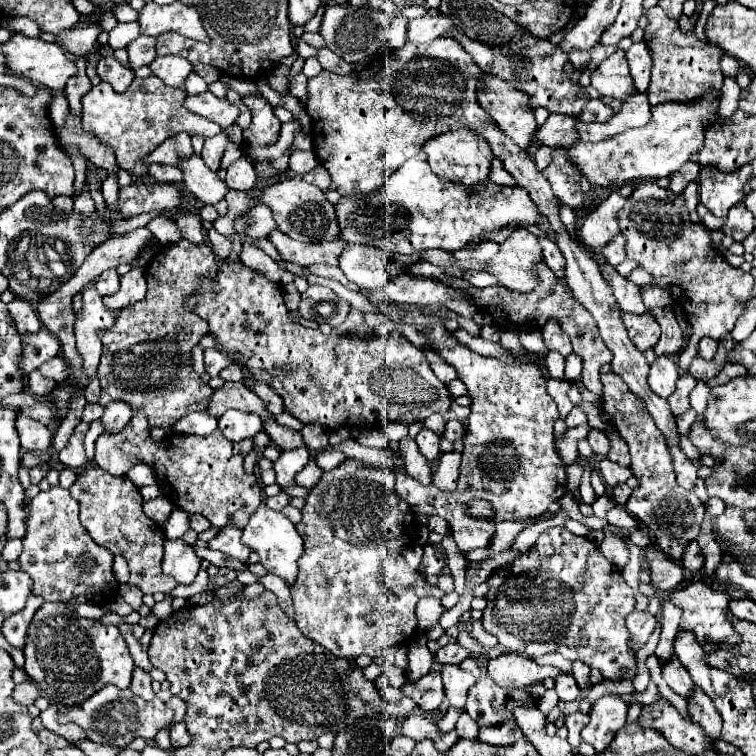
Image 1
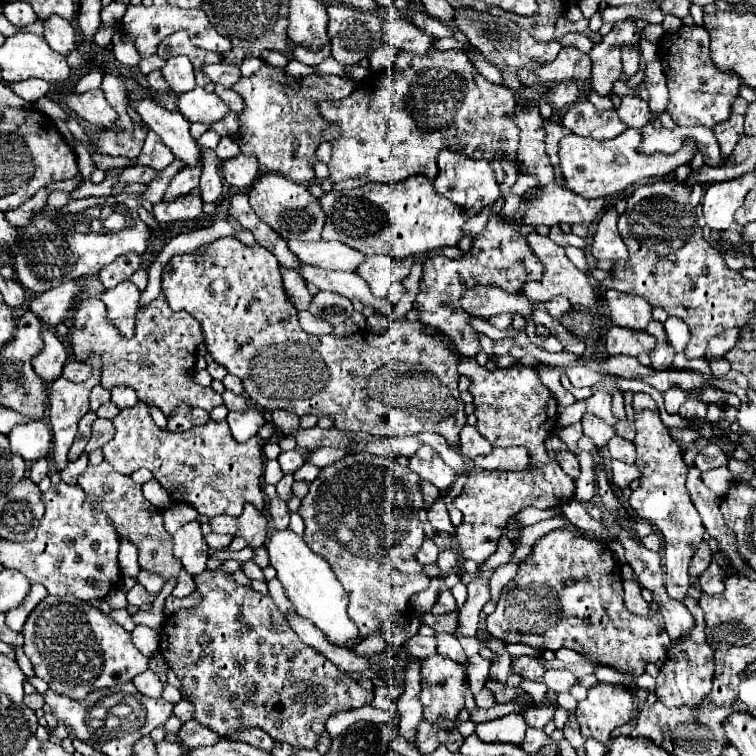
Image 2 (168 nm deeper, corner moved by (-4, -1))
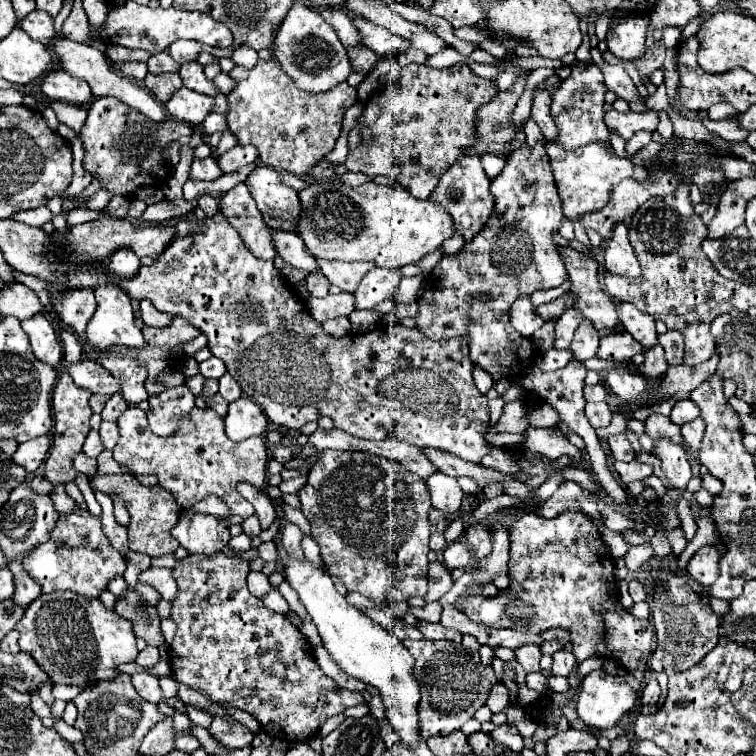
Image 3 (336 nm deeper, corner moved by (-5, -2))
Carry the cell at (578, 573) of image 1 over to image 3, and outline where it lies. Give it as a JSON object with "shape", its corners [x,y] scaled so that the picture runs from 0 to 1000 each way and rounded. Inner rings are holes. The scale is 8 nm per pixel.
{"shape":[[[746,676],[733,687],[722,687],[712,679],[693,679],[688,687],[677,692],[677,721],[675,721],[675,774],[653,790],[624,787],[614,792],[608,808],[627,824],[638,824],[643,829],[669,829],[669,832],[690,832],[696,837],[722,835],[728,829],[743,829],[754,835],[754,845],[759,858],[775,864],[770,874],[778,869],[802,869],[825,880],[841,901],[852,901],[854,877],[860,869],[865,832],[857,819],[841,819],[823,806],[815,806],[815,774],[812,763],[804,758],[812,755],[812,739],[807,737],[791,700],[778,687],[778,681],[767,676]]]}

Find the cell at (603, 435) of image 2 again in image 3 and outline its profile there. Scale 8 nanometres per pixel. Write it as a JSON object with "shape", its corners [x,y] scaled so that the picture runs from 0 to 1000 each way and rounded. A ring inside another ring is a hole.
{"shape":[[[775,533],[775,552],[786,567],[807,562],[807,538],[802,533]]]}

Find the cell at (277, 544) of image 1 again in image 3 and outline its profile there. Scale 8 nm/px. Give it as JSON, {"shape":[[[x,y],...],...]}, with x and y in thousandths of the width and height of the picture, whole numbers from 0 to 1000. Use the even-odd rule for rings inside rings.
{"shape":[[[376,737],[378,769],[394,782],[399,800],[410,811],[421,837],[429,848],[429,856],[439,866],[439,872],[466,896],[492,906],[503,914],[505,927],[511,933],[511,948],[519,956],[524,972],[532,983],[550,991],[556,983],[556,954],[550,943],[550,933],[556,927],[556,911],[550,898],[545,896],[548,869],[534,856],[529,845],[516,840],[479,808],[466,803],[455,787],[450,787],[429,750],[415,750],[405,739],[386,742],[386,737]]]}

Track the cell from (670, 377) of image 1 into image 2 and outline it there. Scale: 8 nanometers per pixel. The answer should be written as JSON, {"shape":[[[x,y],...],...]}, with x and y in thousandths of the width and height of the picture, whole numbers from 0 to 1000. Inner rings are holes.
{"shape":[[[888,511],[888,513],[877,521],[877,526],[880,526],[880,542],[882,542],[885,548],[893,548],[893,545],[898,542],[898,537],[906,532],[909,521],[906,521],[898,511]]]}

